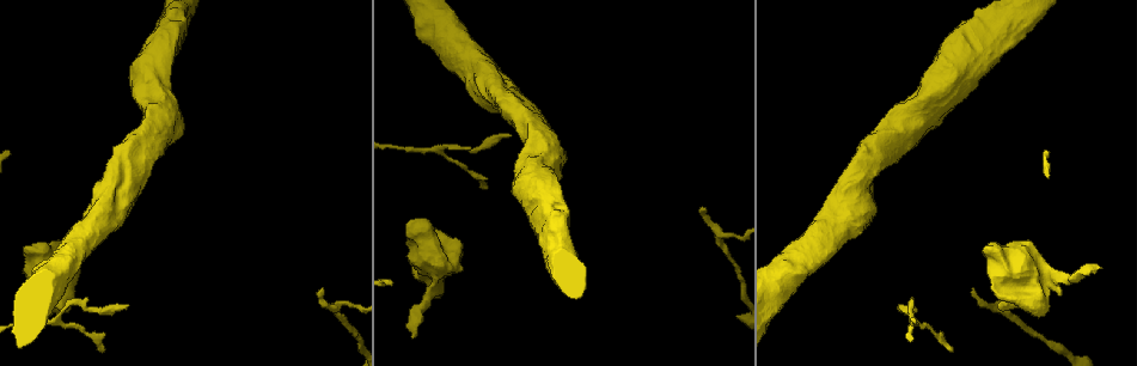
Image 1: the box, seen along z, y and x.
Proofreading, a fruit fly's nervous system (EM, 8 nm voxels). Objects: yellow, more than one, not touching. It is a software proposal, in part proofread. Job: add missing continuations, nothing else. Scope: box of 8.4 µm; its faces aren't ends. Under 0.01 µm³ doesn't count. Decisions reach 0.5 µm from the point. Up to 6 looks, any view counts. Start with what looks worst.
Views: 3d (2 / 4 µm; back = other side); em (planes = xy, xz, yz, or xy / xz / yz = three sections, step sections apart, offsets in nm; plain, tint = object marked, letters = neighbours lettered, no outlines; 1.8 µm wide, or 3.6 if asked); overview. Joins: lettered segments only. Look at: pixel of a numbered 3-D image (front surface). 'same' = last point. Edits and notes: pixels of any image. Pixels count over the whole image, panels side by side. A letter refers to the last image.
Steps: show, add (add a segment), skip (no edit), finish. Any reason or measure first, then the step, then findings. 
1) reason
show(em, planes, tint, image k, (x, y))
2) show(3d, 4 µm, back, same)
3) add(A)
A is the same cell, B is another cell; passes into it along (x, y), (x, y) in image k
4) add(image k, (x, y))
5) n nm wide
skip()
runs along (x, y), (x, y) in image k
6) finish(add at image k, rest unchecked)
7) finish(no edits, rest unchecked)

branch stops here
show(3d, 4 µm, image 1, (413, 339))

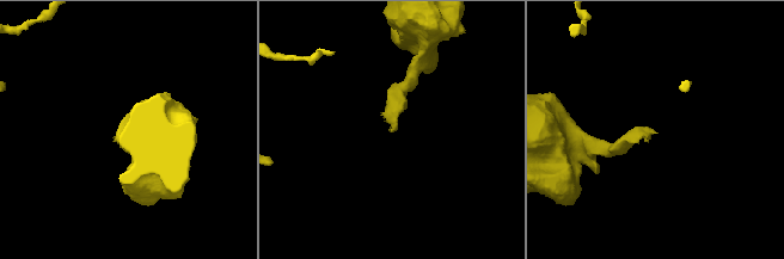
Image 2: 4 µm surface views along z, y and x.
need the tissue
show(em, planes, letters, image 2, (658, 133))

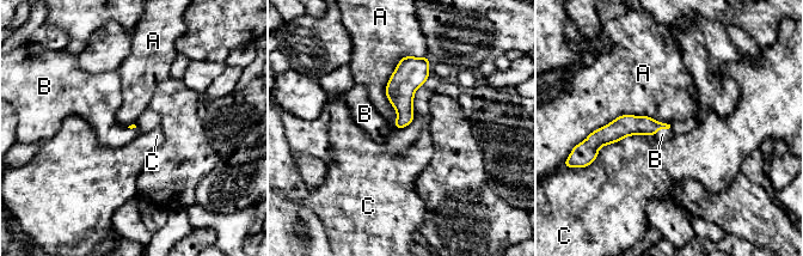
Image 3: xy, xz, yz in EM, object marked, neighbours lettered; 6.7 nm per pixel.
add(B)
B is the same cell, A and C are other cells; passes into it along (624, 126), (660, 128), (662, 134) in image 3; the cell continues

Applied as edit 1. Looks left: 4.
an open end
show(em, planes, letters, image 1, (509, 136))

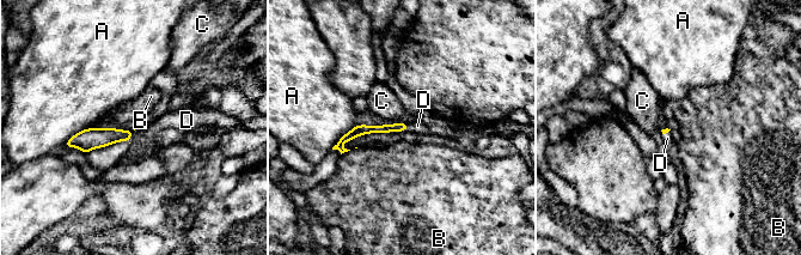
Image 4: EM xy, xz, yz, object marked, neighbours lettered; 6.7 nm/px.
A touches over 260 nm
add(D)
D is the same cell, A, B and C are other cells; passes into it along (93, 138), (130, 137), (156, 127) in image 4; the cell continues

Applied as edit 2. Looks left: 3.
redraw
show(overview)

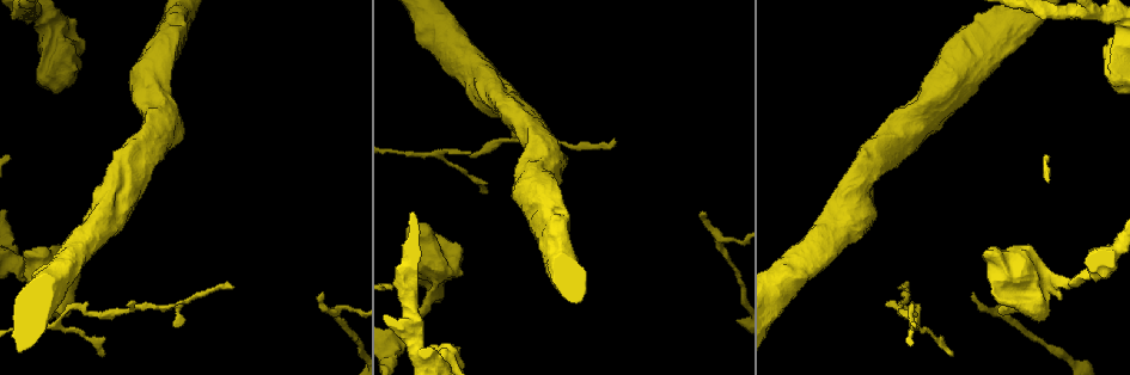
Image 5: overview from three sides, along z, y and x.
branch stops here
show(em, planes, tint, image 5, (986, 251))

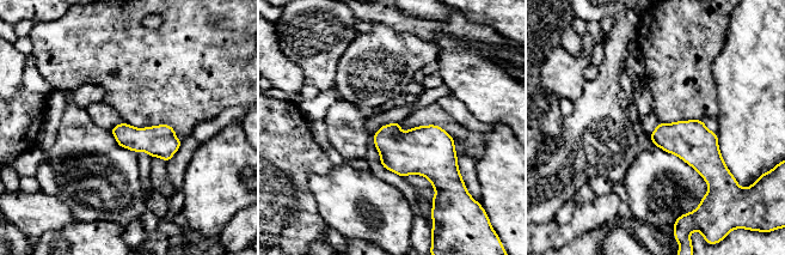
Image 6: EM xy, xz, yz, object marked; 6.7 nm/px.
see the neighbours
show(em, planes, letters, same)

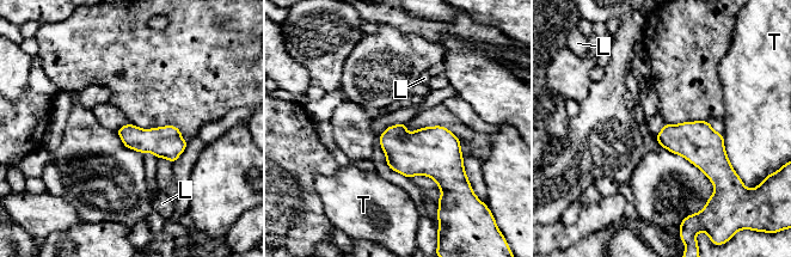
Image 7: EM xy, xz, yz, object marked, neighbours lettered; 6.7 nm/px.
skip()
L and T are other cells; none of them fits

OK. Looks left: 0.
finish(add at image 3, add at image 4, rest unchecked)

